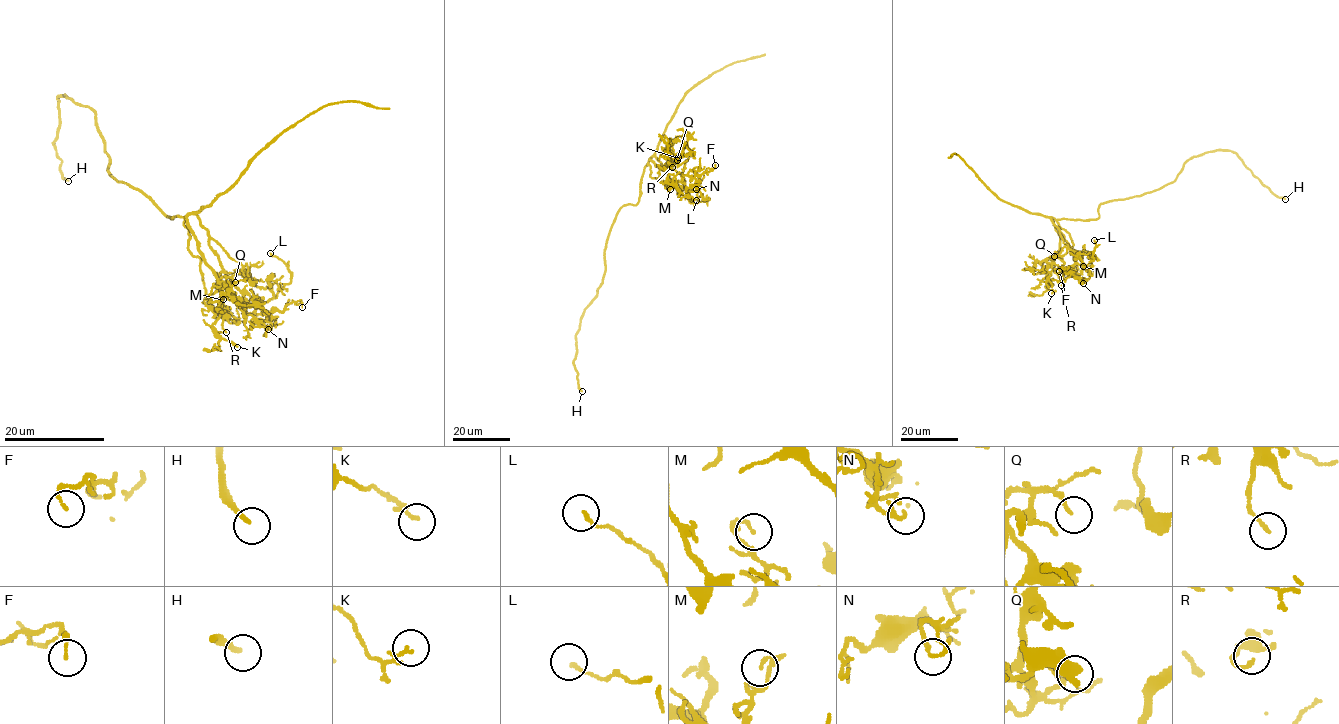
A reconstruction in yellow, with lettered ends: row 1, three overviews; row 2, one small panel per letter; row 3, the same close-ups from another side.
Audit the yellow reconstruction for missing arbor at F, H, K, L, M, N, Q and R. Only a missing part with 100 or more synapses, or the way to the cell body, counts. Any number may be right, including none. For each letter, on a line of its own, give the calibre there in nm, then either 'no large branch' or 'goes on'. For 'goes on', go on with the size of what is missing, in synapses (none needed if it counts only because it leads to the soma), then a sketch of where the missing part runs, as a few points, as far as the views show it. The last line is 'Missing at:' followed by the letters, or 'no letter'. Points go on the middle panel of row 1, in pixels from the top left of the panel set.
F: calibre 110 nm; no large branch
H: calibre 200 nm; goes on; course (582, 391), (587, 403), (585, 424), (582, 424)
K: calibre 120 nm; no large branch
L: calibre 130 nm; no large branch
M: calibre 120 nm; no large branch
N: calibre 110 nm; no large branch
Q: calibre 150 nm; no large branch
R: calibre 120 nm; no large branch
Missing at: H

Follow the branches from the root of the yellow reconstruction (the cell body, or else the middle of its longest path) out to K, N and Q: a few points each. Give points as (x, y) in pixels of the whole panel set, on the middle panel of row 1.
K: (628, 205), (638, 202), (649, 159), (662, 166), (672, 159), (667, 152), (678, 157)
N: (628, 205), (638, 202), (644, 167), (652, 156), (670, 179), (680, 182), (684, 175), (694, 177), (696, 189)
Q: (628, 205), (638, 202), (640, 180), (649, 159), (656, 166), (672, 164), (677, 160)

